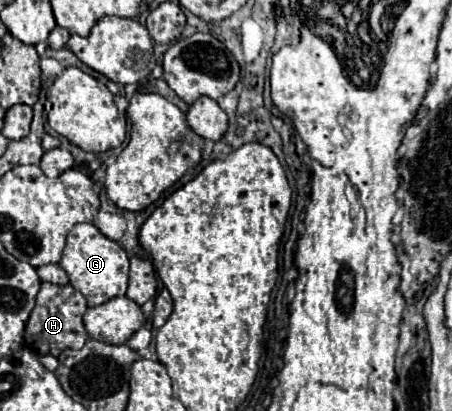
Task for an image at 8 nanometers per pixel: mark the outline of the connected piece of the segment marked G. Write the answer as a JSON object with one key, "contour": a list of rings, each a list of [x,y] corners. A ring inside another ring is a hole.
{"contour":[[[78,223],[68,233],[66,249],[60,265],[68,273],[70,285],[86,297],[88,307],[102,305],[108,299],[126,293],[129,280],[129,257],[116,241],[104,237],[92,223]]]}

